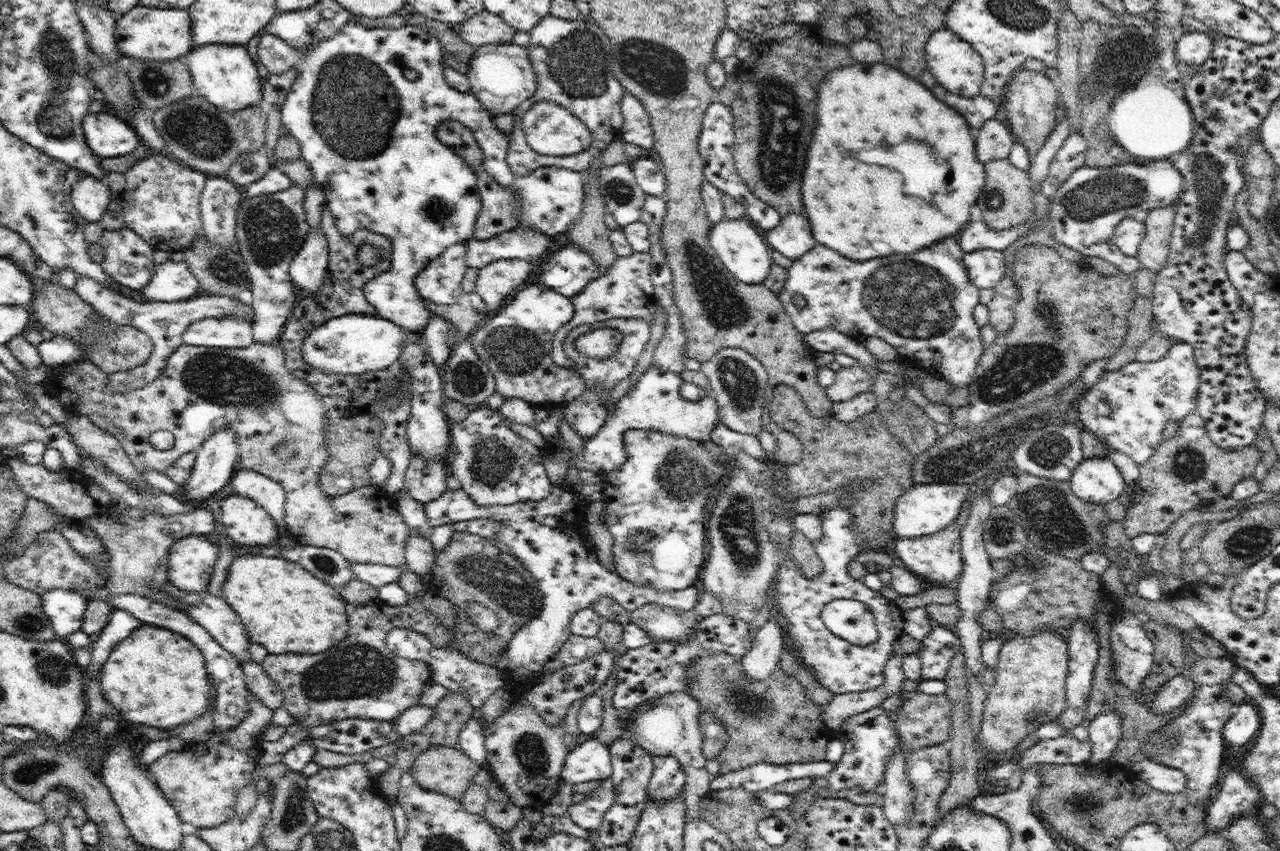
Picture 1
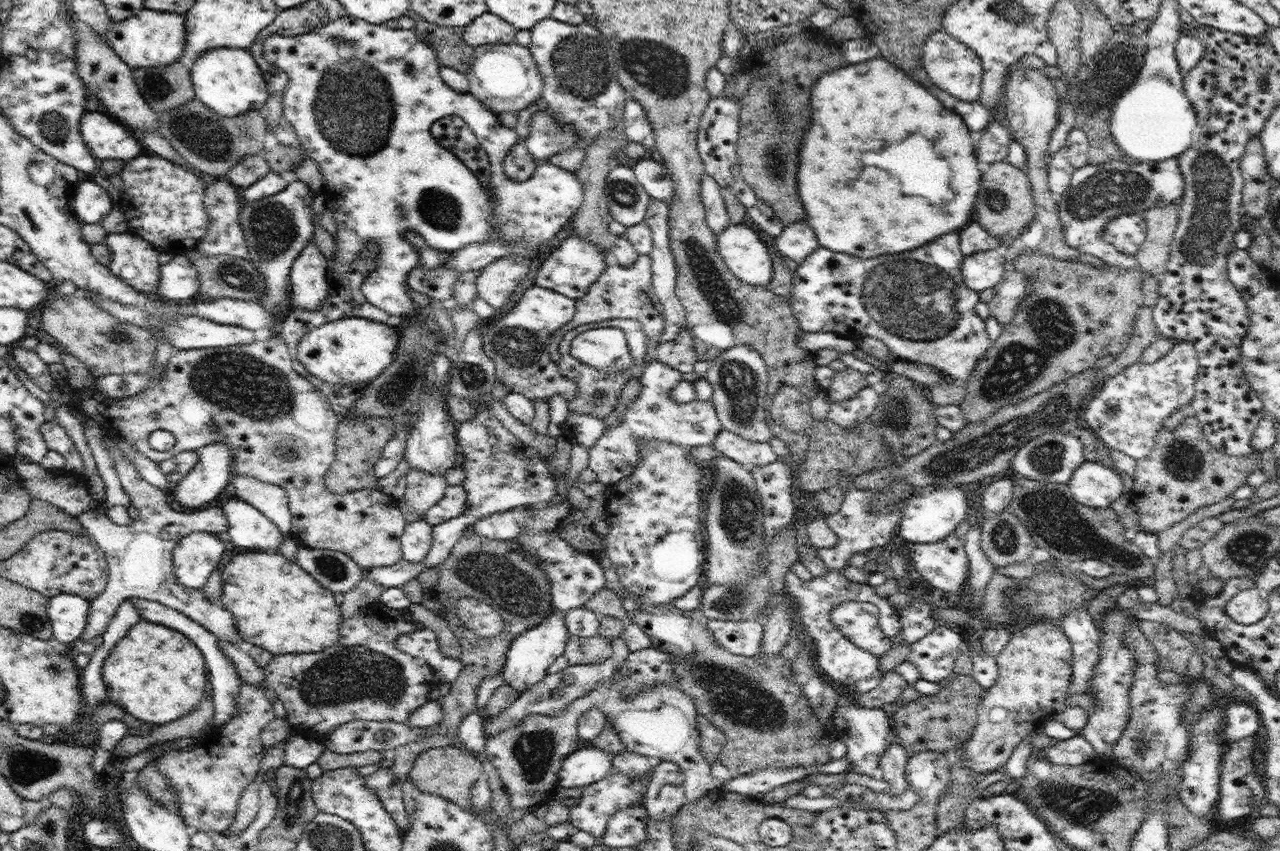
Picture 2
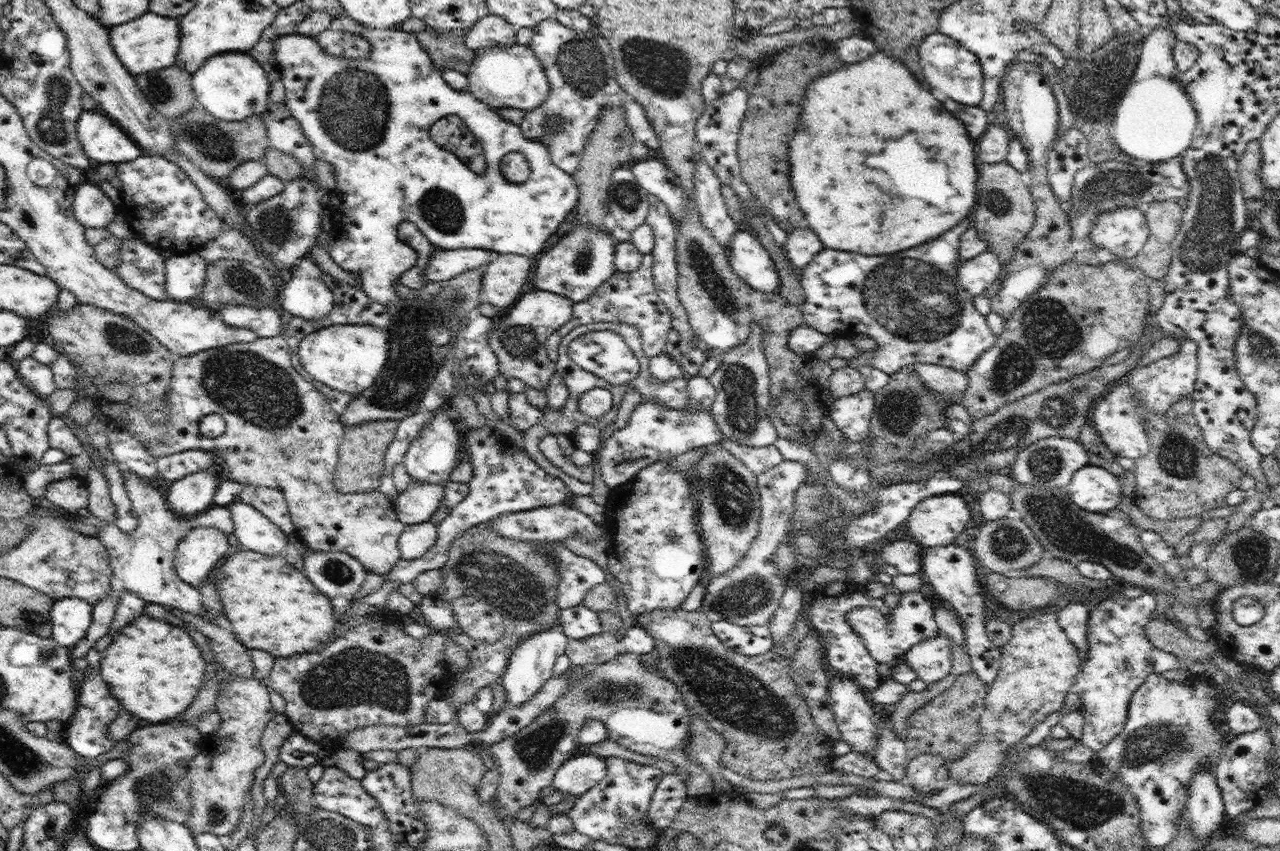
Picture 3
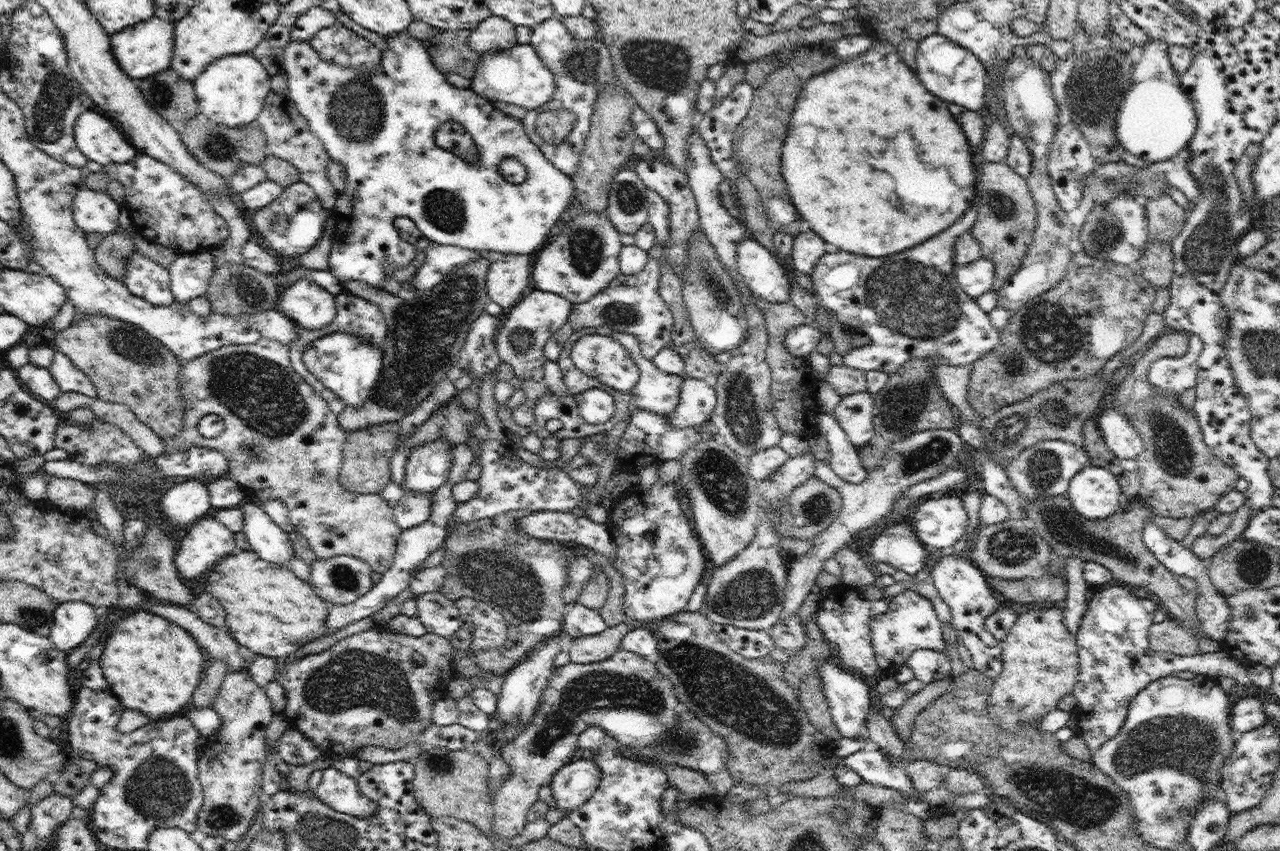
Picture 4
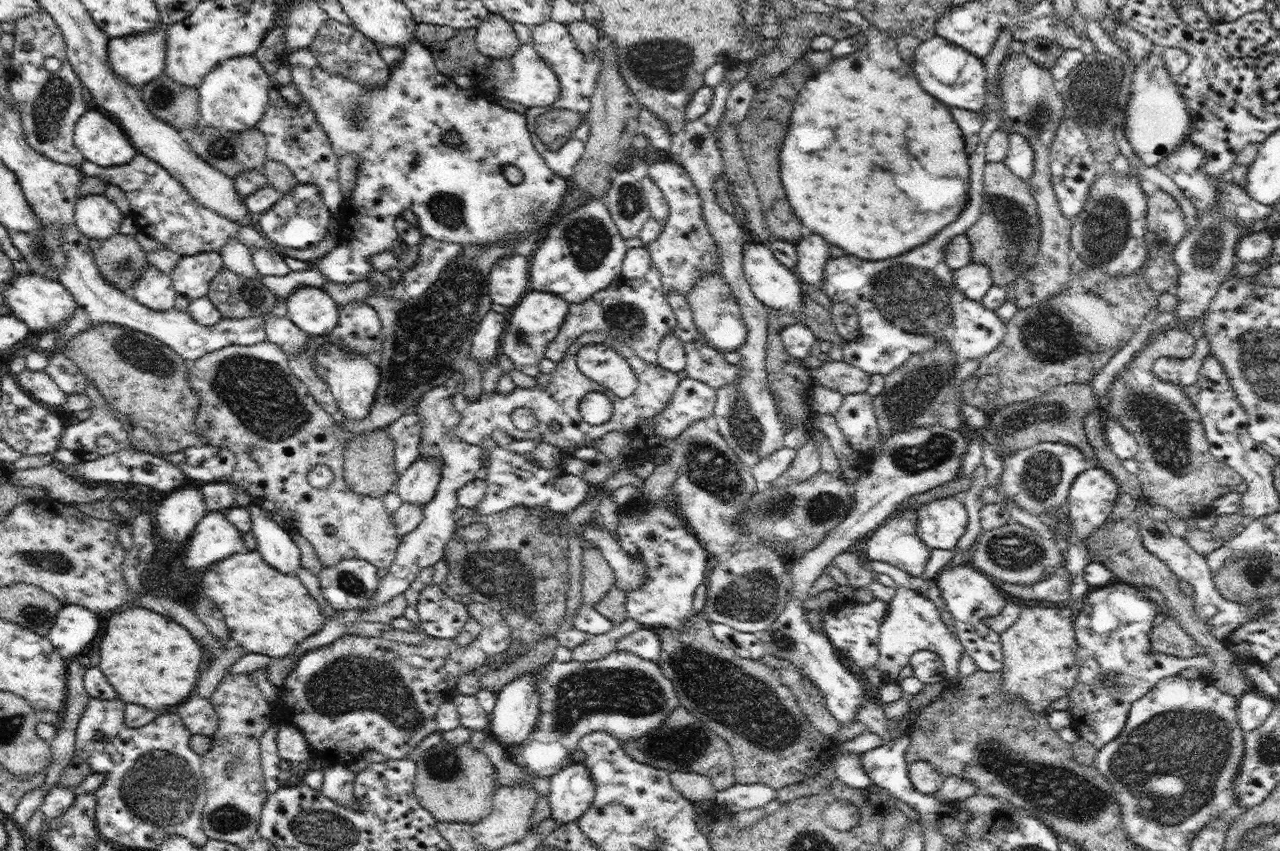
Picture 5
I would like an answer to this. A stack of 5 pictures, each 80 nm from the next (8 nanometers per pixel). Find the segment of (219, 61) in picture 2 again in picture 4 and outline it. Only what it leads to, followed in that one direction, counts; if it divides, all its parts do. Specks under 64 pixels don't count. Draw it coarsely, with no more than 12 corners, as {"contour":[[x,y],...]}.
{"contour":[[249,53],[193,81],[199,115],[238,128],[262,112],[271,76]]}

